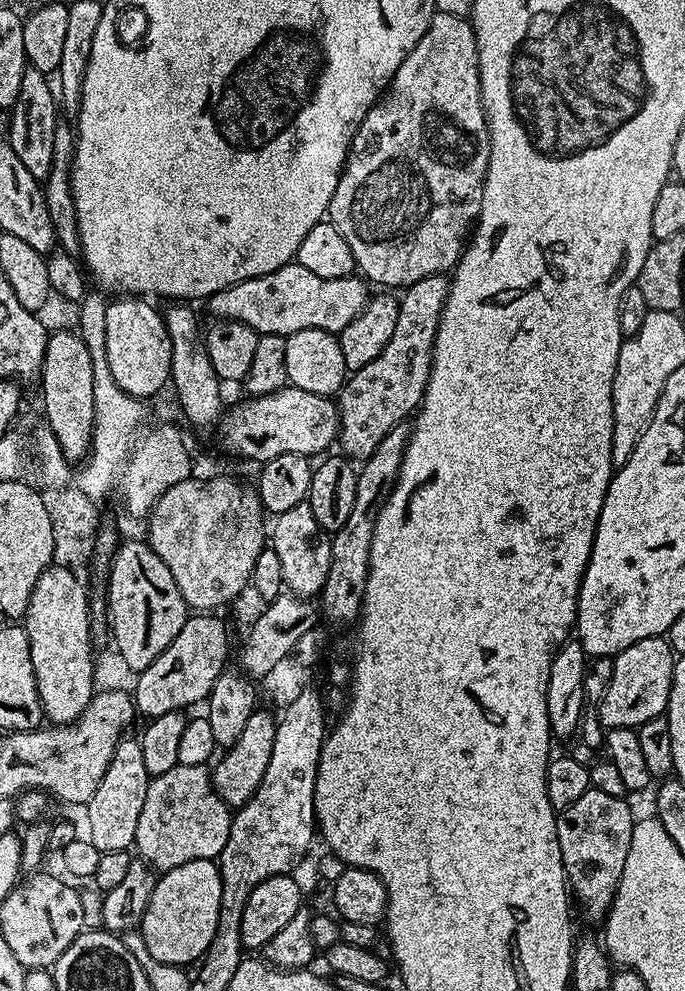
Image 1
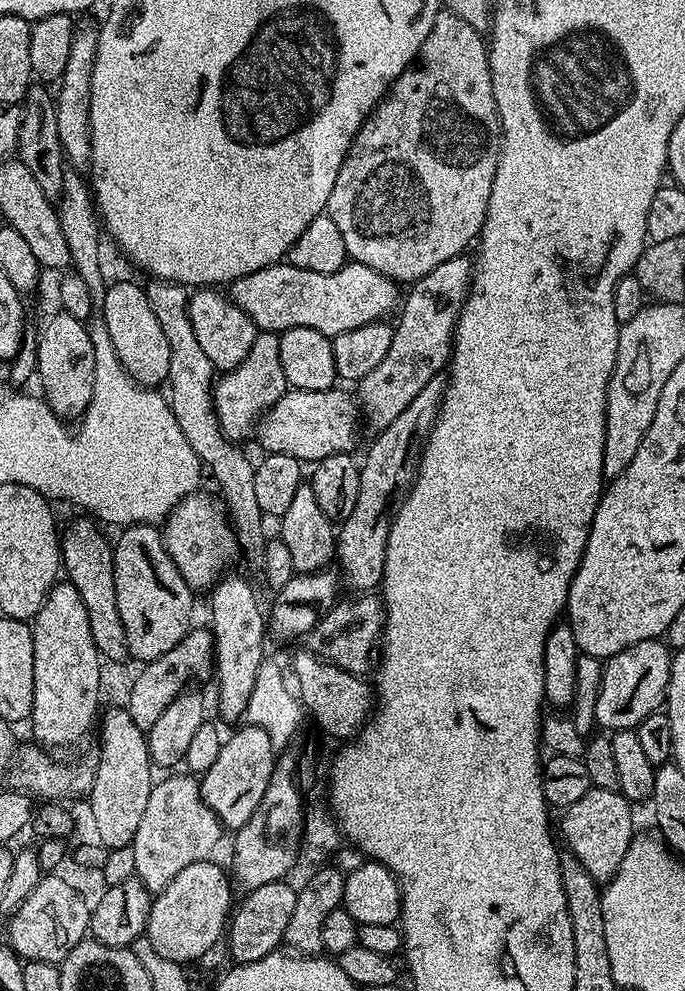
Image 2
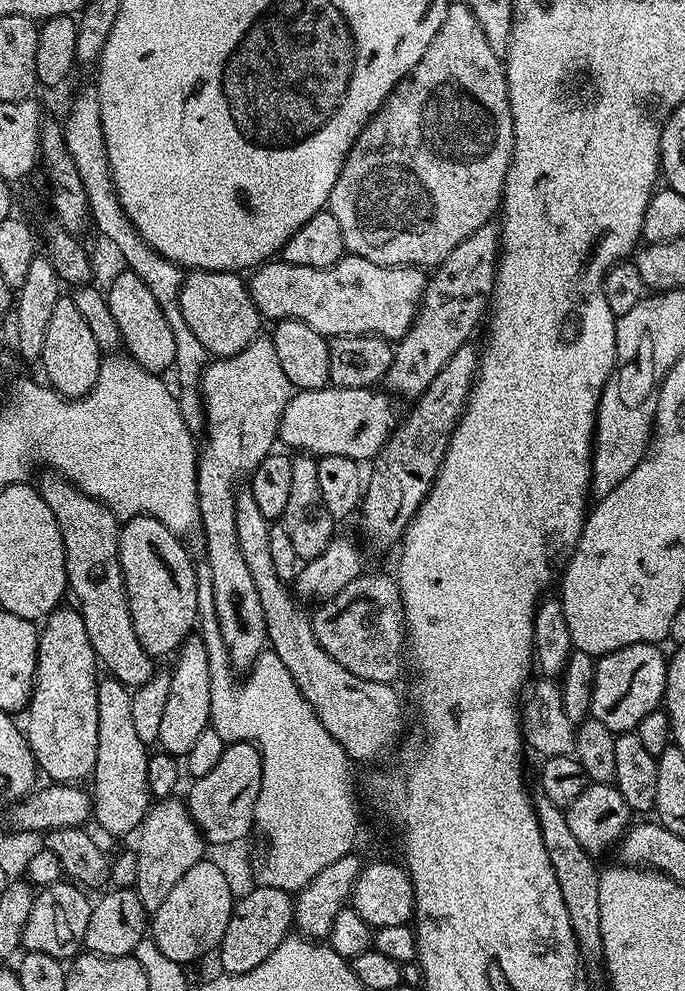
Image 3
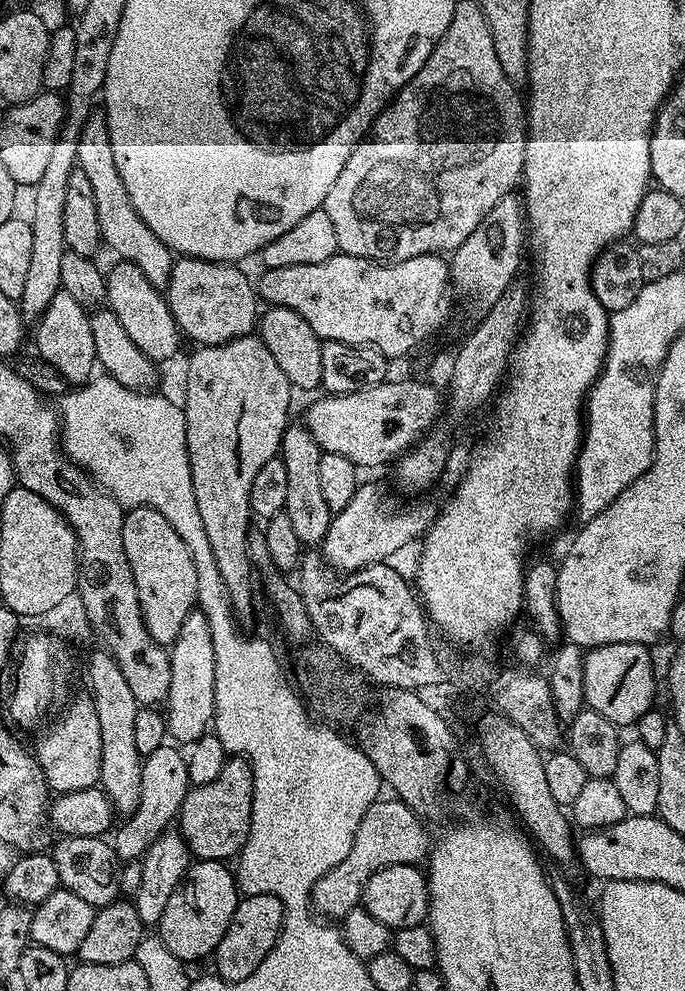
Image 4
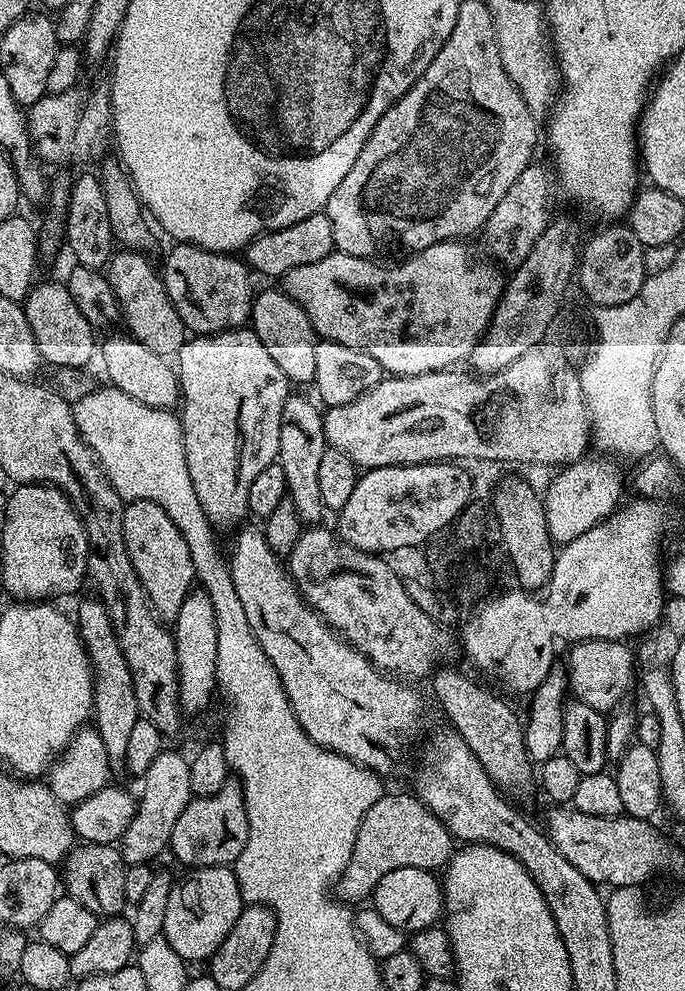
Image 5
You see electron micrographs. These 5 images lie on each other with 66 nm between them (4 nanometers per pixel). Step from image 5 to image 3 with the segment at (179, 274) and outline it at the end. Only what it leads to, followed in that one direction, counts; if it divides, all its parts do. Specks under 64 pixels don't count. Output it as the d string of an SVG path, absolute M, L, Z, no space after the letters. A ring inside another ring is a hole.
M189 271L185 275L179 301L182 318L186 318L186 326L190 326L198 342L206 346L209 357L238 354L261 335L260 311L254 306L245 277L239 272Z

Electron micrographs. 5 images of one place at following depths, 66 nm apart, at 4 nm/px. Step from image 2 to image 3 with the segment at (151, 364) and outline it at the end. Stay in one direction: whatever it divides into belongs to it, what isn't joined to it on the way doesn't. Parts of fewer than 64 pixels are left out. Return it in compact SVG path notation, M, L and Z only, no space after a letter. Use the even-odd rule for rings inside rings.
M120 270L112 285L106 288L106 295L110 314L114 314L114 322L118 322L123 351L135 360L136 367L157 374L169 371L174 362L174 332L170 330L170 322L166 322L166 314L162 314L162 306L154 302L142 278L133 272Z

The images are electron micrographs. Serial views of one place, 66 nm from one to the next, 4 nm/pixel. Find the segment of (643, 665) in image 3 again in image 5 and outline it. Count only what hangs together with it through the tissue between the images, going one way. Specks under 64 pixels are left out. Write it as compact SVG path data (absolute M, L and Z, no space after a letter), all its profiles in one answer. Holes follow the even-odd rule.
M622 640L575 641L569 647L572 649L568 652L568 660L566 659L571 695L586 702L586 706L594 706L594 710L605 714L619 709L623 705L620 703L631 694L632 688L634 692L638 684L638 656L628 646Z

